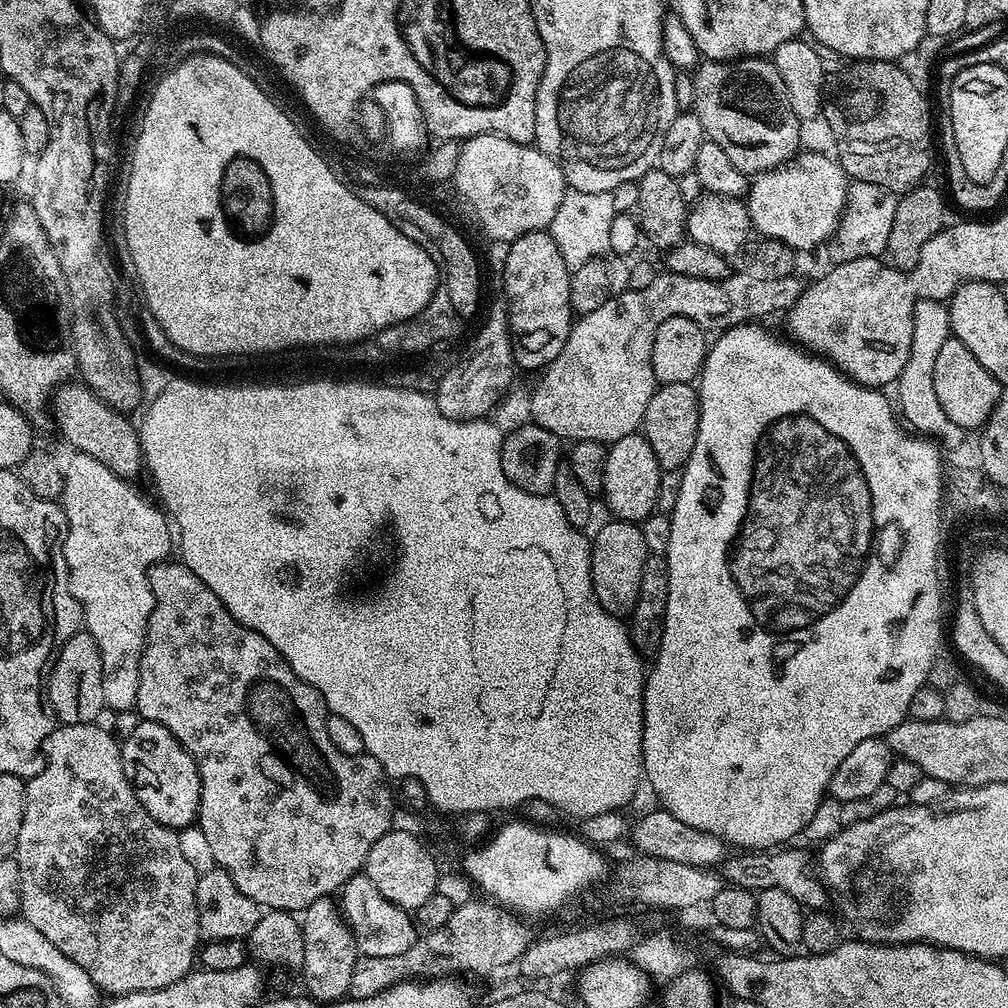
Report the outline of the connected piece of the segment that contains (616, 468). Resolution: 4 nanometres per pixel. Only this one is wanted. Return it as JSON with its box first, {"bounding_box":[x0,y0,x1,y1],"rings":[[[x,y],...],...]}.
{"bounding_box":[602,431,662,522],"rings":[[[639,431],[632,432],[613,440],[608,448],[606,470],[604,471],[604,486],[602,497],[608,503],[611,515],[617,520],[639,522],[656,511],[658,486],[662,469],[658,458],[654,458],[654,450],[650,450],[650,442]]]}

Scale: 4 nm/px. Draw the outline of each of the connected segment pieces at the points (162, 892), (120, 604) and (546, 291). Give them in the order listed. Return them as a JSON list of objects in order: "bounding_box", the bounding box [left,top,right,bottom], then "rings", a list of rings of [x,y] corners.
[{"bounding_box":[14,722,202,997],"rings":[[[93,722],[91,724],[60,724],[53,727],[52,733],[46,738],[43,746],[44,769],[27,781],[24,790],[24,817],[14,857],[20,871],[19,915],[26,922],[30,922],[34,930],[39,930],[46,939],[54,942],[54,946],[58,946],[58,950],[62,950],[62,954],[66,954],[70,962],[78,962],[78,966],[82,966],[82,970],[90,974],[90,978],[101,993],[113,997],[125,996],[131,992],[158,990],[181,980],[187,972],[193,971],[202,937],[196,901],[198,868],[188,861],[187,854],[180,849],[181,833],[177,829],[167,828],[165,824],[158,822],[146,810],[146,806],[142,806],[132,781],[129,780],[124,769],[121,741],[119,739],[116,741],[106,729],[99,728],[100,726],[99,723]]]},{"bounding_box":[62,454,174,712],"rings":[[[79,454],[73,455],[73,460],[66,464],[62,472],[62,507],[64,510],[64,518],[66,521],[66,531],[64,533],[64,557],[66,558],[66,566],[68,567],[68,584],[72,588],[72,596],[81,604],[84,610],[83,627],[94,638],[94,642],[98,642],[98,650],[102,654],[102,694],[104,695],[104,703],[109,709],[117,708],[118,711],[124,712],[135,709],[136,695],[138,694],[138,674],[140,673],[140,659],[144,653],[144,640],[148,637],[148,619],[152,613],[154,606],[154,594],[150,590],[150,582],[148,581],[148,572],[161,560],[169,559],[171,550],[174,548],[174,536],[170,531],[170,520],[163,511],[159,512],[138,489],[135,488],[131,479],[119,476],[106,466],[102,466],[102,462],[98,462],[89,456]]]},{"bounding_box":[504,230,574,369],"rings":[[[548,230],[543,232],[531,232],[530,234],[522,234],[517,240],[511,241],[507,245],[508,253],[504,256],[504,292],[508,295],[506,297],[506,305],[508,309],[509,330],[512,336],[513,358],[515,360],[515,367],[520,368],[537,368],[543,369],[545,366],[551,364],[554,358],[558,358],[558,354],[566,346],[566,338],[570,334],[572,325],[574,323],[574,313],[572,311],[572,303],[570,302],[570,269],[566,262],[563,261],[562,254],[555,245],[555,240]]]}]

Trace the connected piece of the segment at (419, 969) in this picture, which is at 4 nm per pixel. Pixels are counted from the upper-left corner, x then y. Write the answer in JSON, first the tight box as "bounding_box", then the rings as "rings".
{"bounding_box":[348,899,534,1000],"rings":[[[479,899],[480,900],[468,900],[465,902],[465,904],[457,903],[452,909],[450,918],[446,918],[446,926],[442,926],[433,932],[424,932],[423,935],[421,935],[413,942],[413,945],[410,946],[410,948],[406,950],[405,953],[396,954],[394,957],[368,957],[361,955],[359,959],[357,959],[356,965],[354,966],[354,974],[350,974],[348,996],[354,1000],[365,1000],[366,998],[374,998],[374,994],[384,992],[390,986],[394,986],[395,984],[403,984],[405,980],[410,980],[413,978],[444,978],[449,974],[460,974],[456,972],[469,972],[469,974],[472,976],[484,976],[487,974],[487,972],[494,971],[495,968],[504,968],[507,966],[507,964],[510,964],[510,966],[515,965],[523,952],[532,944],[534,933],[532,933],[531,930],[528,929],[526,925],[524,925],[527,923],[525,923],[521,917],[517,916],[515,912],[510,912],[507,908],[501,908],[500,905],[493,904],[487,899]]]}

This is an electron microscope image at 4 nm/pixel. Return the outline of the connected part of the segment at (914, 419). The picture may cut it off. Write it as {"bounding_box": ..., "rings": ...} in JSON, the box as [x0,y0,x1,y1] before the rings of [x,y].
{"bounding_box":[894,312,966,445],"rings":[[[924,312],[920,320],[912,320],[914,334],[910,342],[910,358],[906,358],[906,366],[902,366],[902,374],[894,382],[894,400],[903,423],[917,433],[937,438],[943,445],[955,440],[966,440],[965,429],[960,428],[958,422],[950,422],[946,410],[942,410],[942,402],[938,402],[938,394],[934,394],[934,362],[938,358],[938,350],[942,350],[942,342],[950,339],[944,332],[944,324],[951,328],[950,318],[928,320],[928,312]]]}

